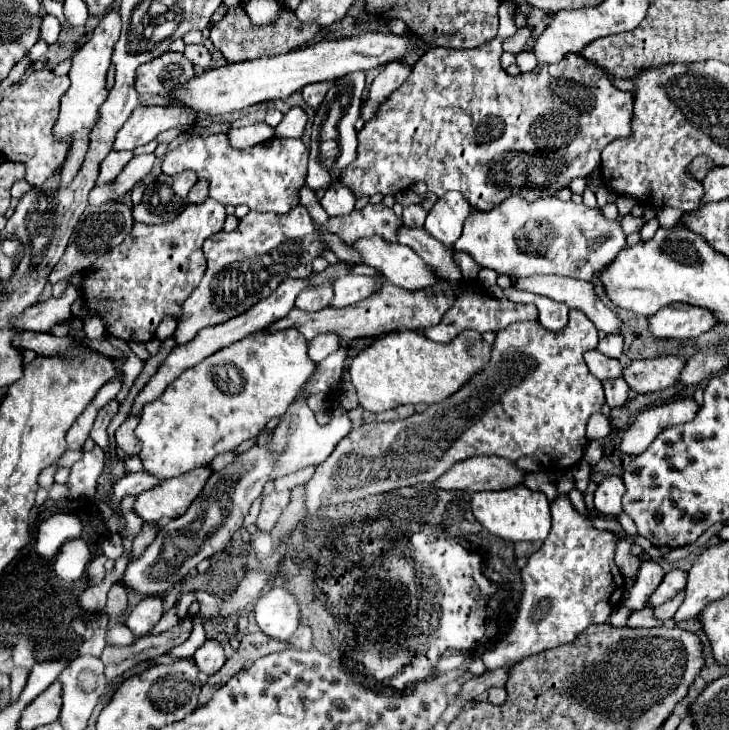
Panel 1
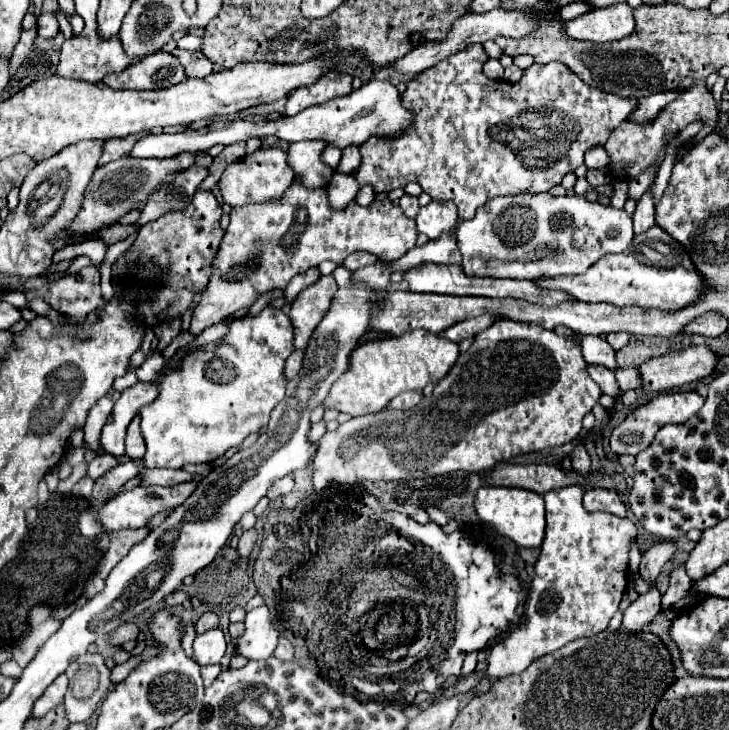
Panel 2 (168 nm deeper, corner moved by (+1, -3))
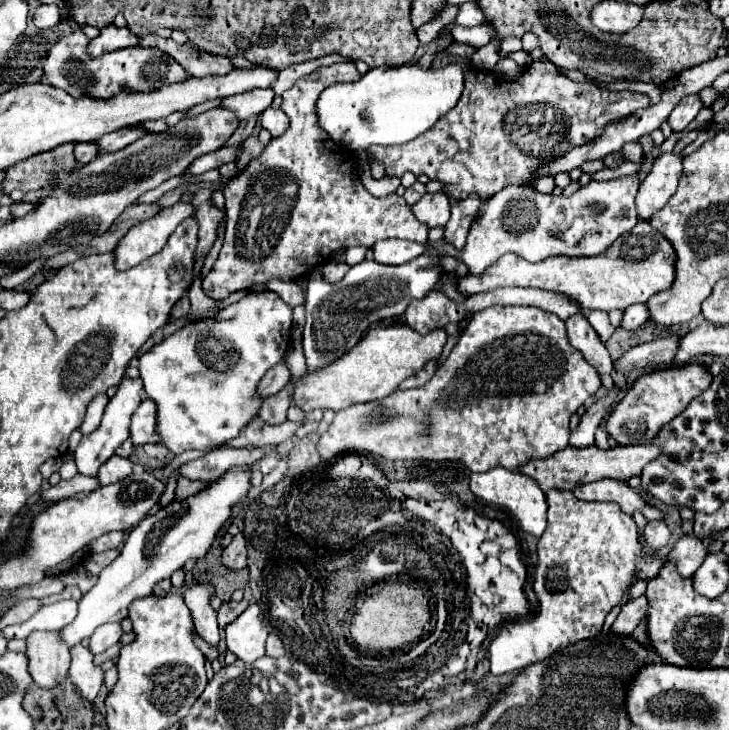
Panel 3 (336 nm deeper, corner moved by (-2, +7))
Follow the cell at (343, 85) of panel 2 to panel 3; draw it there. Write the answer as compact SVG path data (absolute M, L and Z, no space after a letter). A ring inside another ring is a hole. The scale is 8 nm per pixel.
M353 62L331 64L317 68L307 76L301 76L291 90L283 92L281 110L291 120L289 128L281 136L273 138L265 146L265 150L257 158L253 158L249 166L241 170L235 178L231 178L229 184L223 188L227 230L219 258L213 264L211 272L203 278L203 292L209 298L223 300L237 290L251 288L273 278L285 282L297 280L307 272L313 272L319 266L331 262L337 250L349 246L371 248L375 242L385 238L415 240L421 244L427 242L427 226L413 216L405 198L397 194L389 194L385 198L371 196L357 176L357 154L345 150L345 146L337 146L337 142L333 142L333 138L329 138L321 130L321 126L317 126L315 104L321 90L337 82L357 82L359 78L361 74L357 72Z

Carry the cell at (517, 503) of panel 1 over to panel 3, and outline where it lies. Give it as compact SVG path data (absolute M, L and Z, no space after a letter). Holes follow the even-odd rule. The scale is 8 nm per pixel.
M495 466L493 470L481 472L481 474L471 474L469 478L469 490L489 502L489 504L497 504L503 506L513 512L513 516L519 520L520 529L533 536L541 536L545 532L547 526L547 502L545 502L545 494L543 490L537 486L537 482L529 476L523 476L521 472L513 472L513 470L505 470L501 466Z

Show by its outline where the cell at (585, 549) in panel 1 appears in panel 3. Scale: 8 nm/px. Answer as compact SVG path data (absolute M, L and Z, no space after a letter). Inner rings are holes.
M549 490L546 493L547 530L539 538L537 544L537 572L533 590L539 598L539 613L531 620L519 620L505 626L499 636L489 646L489 660L491 660L491 674L503 676L511 672L519 672L525 666L541 662L543 658L553 656L557 650L563 650L575 642L593 638L601 632L605 616L611 612L613 606L621 604L625 590L631 586L633 576L637 580L653 580L661 568L669 562L667 556L659 554L645 554L641 538L637 534L635 520L621 512L617 504L609 502L581 502L571 492Z

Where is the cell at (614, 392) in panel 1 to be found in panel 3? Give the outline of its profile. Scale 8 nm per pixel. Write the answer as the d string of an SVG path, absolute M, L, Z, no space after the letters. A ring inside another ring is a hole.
M573 314L565 320L569 342L585 356L585 360L599 372L609 374L613 370L613 362L609 358L607 348L597 338L597 332L591 328L583 314Z

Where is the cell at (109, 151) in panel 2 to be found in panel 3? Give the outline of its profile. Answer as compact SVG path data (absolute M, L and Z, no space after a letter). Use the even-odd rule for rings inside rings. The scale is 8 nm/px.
M79 142L79 144L75 144L73 154L75 154L75 160L77 160L77 162L87 164L87 162L91 162L93 158L97 158L97 146L91 144L91 142Z

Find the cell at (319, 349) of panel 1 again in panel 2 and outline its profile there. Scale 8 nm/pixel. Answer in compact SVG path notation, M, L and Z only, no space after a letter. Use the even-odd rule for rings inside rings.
M294 350L292 356L286 360L286 378L292 380L300 368L302 368L302 356L304 356L304 350Z

